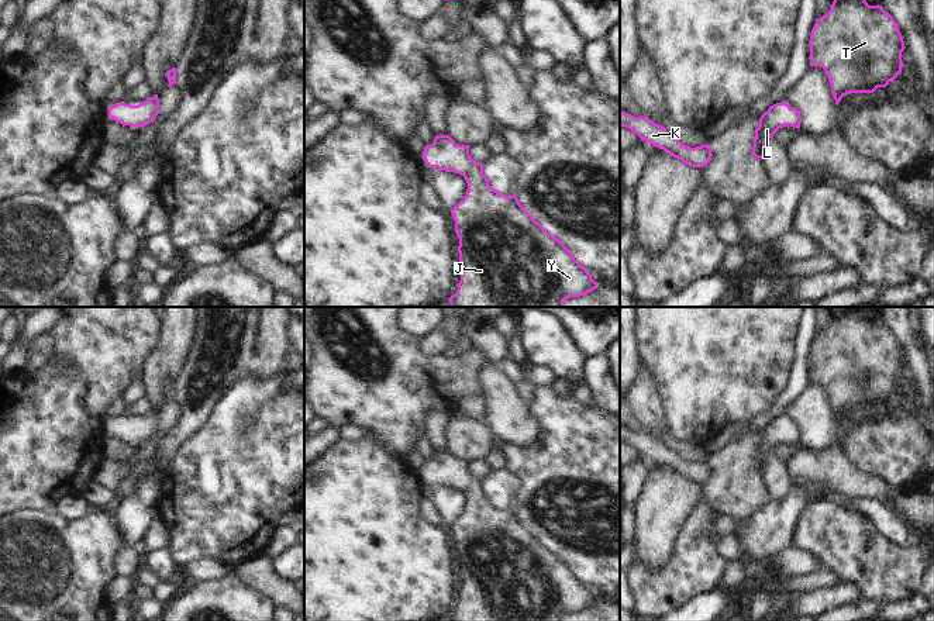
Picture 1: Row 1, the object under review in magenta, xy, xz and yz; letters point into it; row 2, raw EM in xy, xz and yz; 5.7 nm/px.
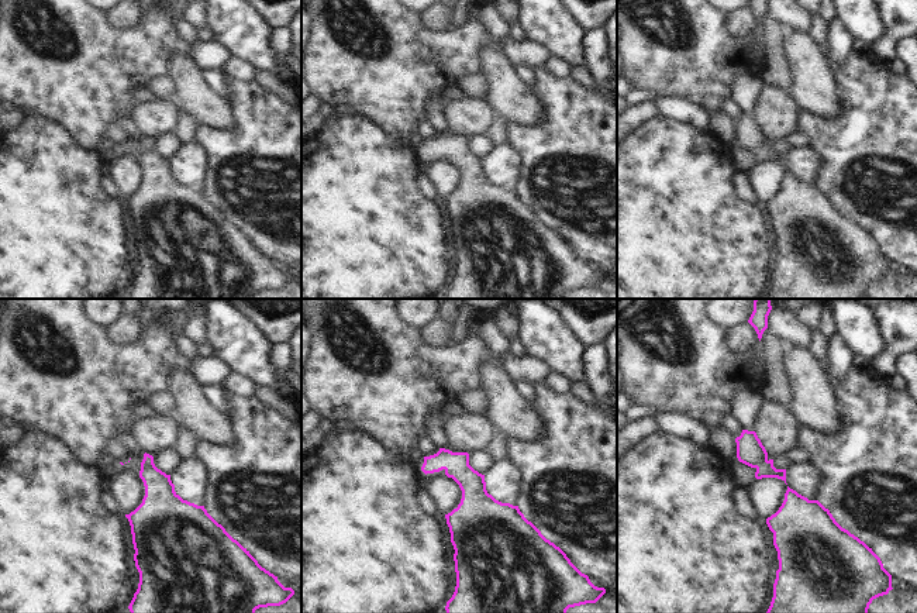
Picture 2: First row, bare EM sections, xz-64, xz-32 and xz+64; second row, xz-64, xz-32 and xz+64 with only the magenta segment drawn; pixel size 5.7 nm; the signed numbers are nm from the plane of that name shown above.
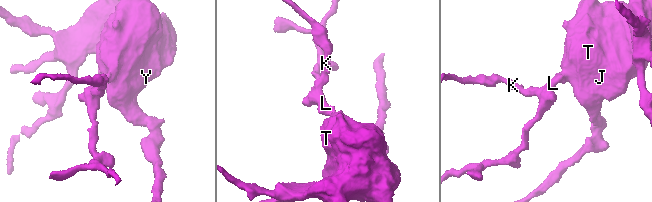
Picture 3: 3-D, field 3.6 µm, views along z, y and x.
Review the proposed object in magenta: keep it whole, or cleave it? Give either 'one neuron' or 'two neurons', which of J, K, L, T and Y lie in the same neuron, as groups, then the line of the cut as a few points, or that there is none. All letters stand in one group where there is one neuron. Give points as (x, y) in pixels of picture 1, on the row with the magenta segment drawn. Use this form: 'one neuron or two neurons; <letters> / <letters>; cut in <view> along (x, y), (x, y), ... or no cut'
one neuron; J K L T Y; no cut

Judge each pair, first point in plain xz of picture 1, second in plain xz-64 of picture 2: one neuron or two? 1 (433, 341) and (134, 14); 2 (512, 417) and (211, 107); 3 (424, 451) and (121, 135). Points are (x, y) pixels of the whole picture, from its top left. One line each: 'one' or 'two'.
1: one
2: one
3: one

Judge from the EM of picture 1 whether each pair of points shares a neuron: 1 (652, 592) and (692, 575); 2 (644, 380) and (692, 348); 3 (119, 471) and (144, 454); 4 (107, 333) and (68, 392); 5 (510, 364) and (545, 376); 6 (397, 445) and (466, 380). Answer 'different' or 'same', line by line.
1: same
2: different
3: same
4: different
5: same
6: same

